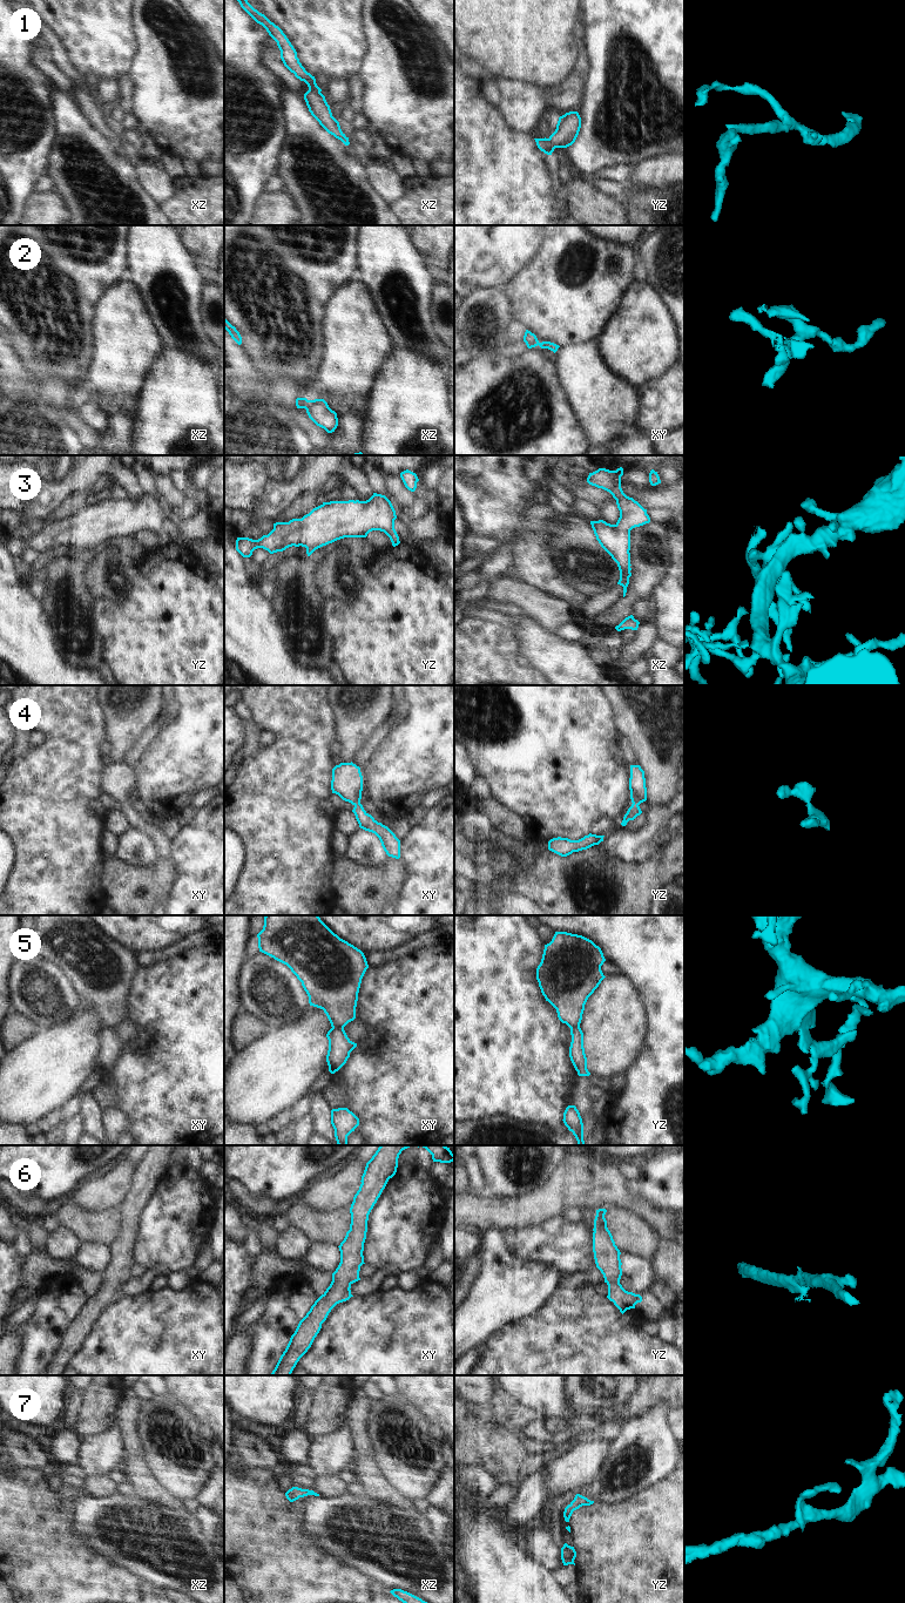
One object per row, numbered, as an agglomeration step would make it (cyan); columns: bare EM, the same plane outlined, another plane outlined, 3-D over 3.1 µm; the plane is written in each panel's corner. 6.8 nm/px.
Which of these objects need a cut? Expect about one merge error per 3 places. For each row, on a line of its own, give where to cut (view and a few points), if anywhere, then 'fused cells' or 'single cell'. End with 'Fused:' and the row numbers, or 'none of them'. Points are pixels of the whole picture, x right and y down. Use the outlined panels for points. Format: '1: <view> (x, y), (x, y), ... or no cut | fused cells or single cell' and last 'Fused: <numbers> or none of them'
1: no cut | single cell
2: no cut | single cell
3: no cut | single cell
4: no cut | single cell
5: xy (332, 1026), (343, 1028) | fused cells
6: no cut | single cell
7: no cut | single cell
Fused: 5

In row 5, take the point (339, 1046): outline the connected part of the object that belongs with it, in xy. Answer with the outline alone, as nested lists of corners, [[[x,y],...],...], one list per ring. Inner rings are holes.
[[[332,1027],[327,1032],[326,1037],[329,1040],[326,1062],[329,1071],[335,1074],[346,1063],[350,1053],[357,1047],[357,1043],[352,1042],[344,1028],[340,1027]]]

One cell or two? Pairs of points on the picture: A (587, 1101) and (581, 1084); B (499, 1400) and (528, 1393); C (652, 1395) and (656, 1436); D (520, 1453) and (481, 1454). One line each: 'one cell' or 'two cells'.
A: one cell
B: two cells
C: two cells
D: one cell

